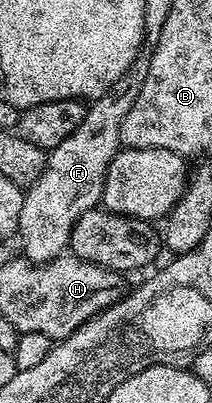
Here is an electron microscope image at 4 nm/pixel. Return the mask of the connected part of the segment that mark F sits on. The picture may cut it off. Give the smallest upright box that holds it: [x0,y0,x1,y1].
[18,64,145,262]

